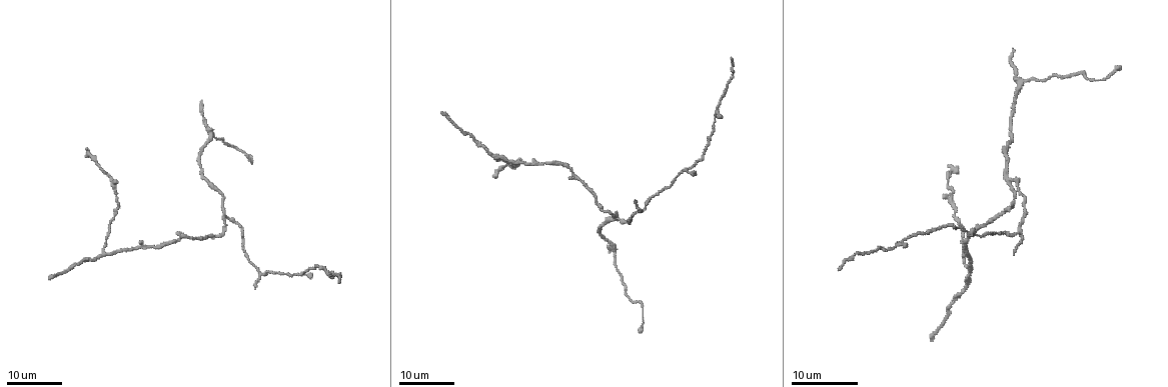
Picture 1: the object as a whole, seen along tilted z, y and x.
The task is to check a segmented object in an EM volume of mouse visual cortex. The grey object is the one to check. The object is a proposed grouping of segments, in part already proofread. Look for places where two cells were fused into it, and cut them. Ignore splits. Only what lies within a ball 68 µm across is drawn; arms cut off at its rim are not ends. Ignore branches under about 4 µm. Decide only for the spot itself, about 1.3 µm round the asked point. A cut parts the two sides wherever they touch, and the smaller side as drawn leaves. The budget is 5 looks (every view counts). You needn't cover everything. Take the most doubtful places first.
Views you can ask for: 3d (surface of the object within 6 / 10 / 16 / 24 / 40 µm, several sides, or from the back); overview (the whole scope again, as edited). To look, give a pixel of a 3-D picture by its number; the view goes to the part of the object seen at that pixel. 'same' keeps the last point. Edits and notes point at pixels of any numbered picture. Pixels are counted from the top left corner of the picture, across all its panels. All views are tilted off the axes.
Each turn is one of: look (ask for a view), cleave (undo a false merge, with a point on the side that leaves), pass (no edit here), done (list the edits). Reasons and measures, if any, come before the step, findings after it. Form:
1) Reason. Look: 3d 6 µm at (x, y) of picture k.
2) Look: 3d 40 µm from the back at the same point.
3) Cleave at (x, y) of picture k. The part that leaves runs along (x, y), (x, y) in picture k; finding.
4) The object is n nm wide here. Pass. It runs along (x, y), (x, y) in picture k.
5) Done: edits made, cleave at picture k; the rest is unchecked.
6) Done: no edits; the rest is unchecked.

Three-way junction. Look: 3d 24 µm at (211, 131) of picture 1.

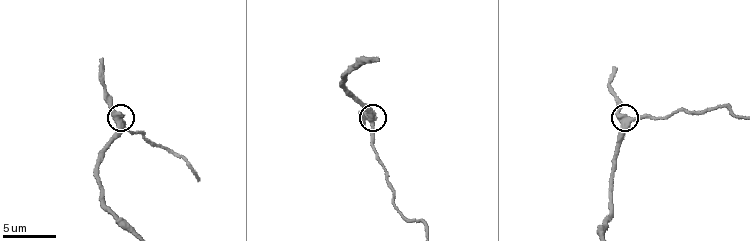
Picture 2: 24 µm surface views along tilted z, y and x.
Look: 3d 10 µm at (629, 117) of picture 2.

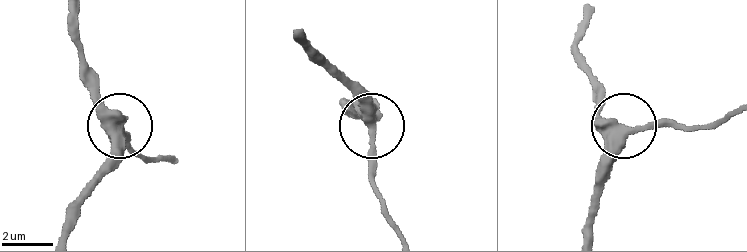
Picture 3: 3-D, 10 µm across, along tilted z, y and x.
The object is 360 nm wide here. Pass. It runs along (67, 230), (79, 196), (108, 165), (118, 124), (84, 82) in picture 3; all the same cell.

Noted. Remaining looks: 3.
Arms part here. Look: 3d 16 µm at (225, 220) of picture 1.

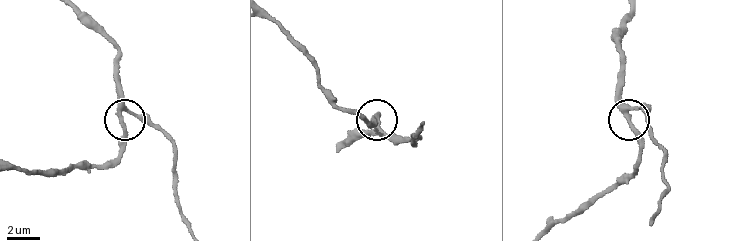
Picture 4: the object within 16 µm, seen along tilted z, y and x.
Look: 3d 6 µm at (123, 119) of picture 4.

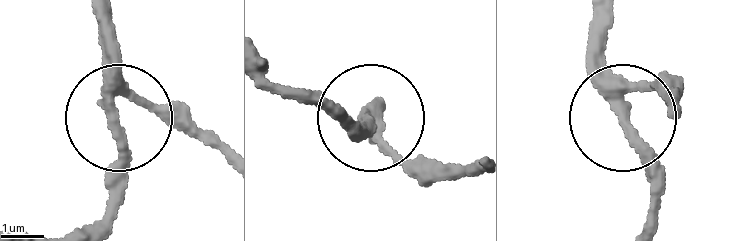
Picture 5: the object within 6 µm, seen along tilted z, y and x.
The side arm is 54 µm long. Pass. It runs along (625, 113), (617, 107), (627, 88), (669, 77) in picture 5; one cell here.

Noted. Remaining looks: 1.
Done: no edits; the rest is unchecked.

